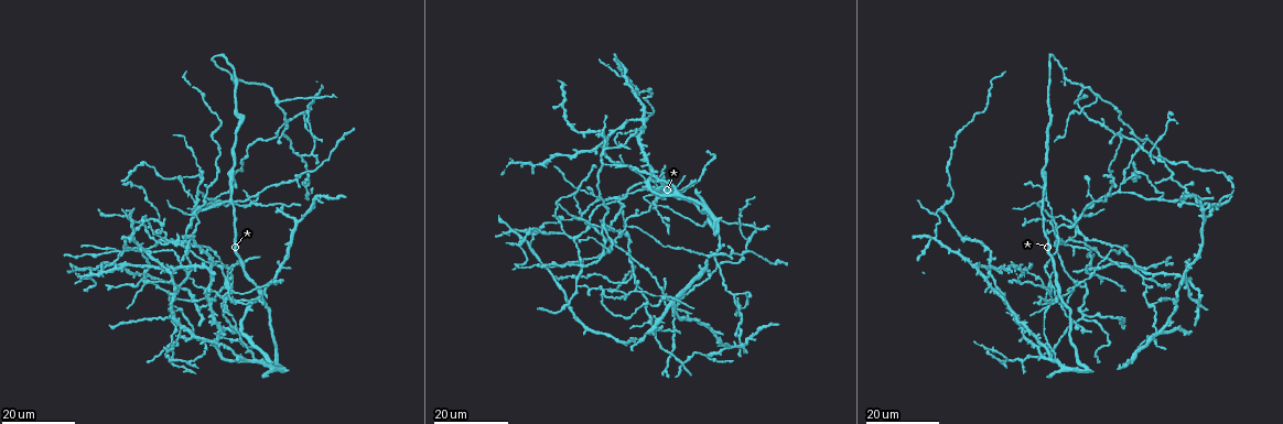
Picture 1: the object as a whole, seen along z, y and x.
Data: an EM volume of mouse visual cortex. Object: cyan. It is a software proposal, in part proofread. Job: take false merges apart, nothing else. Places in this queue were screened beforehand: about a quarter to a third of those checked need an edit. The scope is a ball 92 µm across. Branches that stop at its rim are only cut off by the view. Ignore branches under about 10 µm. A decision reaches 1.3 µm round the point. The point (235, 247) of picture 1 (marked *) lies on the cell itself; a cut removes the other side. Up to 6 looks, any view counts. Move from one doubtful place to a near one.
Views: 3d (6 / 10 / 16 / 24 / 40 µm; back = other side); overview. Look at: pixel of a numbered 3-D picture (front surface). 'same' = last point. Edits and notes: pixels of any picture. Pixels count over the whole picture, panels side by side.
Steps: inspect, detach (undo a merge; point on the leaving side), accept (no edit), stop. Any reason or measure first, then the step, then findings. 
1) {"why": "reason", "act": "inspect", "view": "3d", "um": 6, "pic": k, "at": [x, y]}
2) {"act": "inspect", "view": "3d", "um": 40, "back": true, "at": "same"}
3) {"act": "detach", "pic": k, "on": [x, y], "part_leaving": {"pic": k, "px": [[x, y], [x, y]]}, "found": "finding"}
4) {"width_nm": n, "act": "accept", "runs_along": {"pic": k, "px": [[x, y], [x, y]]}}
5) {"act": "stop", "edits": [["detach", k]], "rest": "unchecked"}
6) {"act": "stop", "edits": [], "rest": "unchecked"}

{"why": "calibre changes", "act": "inspect", "view": "3d", "um": 16, "pic": 1, "at": [951, 189]}

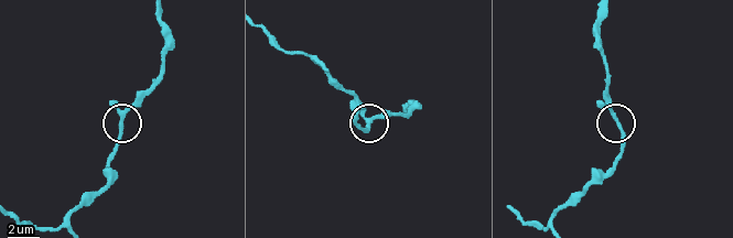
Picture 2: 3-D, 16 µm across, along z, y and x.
{"act": "inspect", "view": "3d", "um": 10, "pic": 2, "at": [368, 124]}

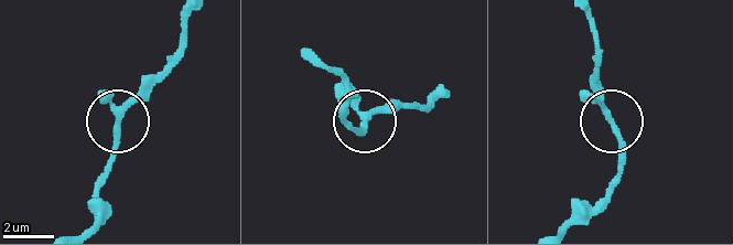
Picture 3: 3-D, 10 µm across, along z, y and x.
{"act": "accept", "runs_along": {"pic": 3, "px": [[570, 225], [601, 200], [621, 162], [621, 137], [595, 63]]}, "found": "all the same cell"}

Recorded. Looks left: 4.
{"why": "a fork", "act": "inspect", "view": "3d", "um": 16, "pic": 1, "at": [1086, 286]}

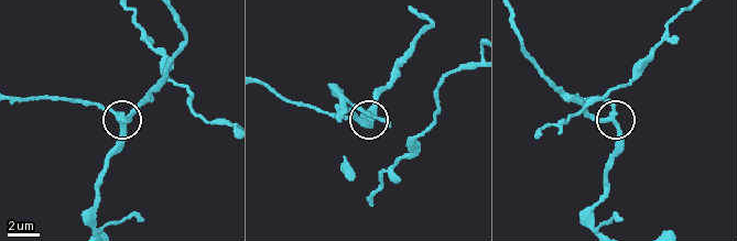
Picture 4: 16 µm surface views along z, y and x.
{"act": "inspect", "view": "3d", "um": 6, "pic": 4, "at": [121, 121]}

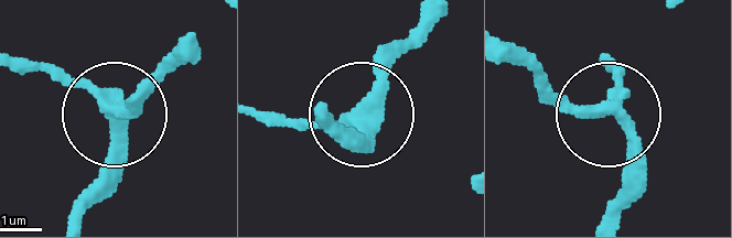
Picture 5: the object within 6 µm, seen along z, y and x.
{"arms": 3, "act": "accept", "runs_along": {"pic": 5, "px": [[505, 44], [569, 97], [607, 110], [621, 65]]}, "found": "all the same cell"}

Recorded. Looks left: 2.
{"why": "branch point", "act": "inspect", "view": "3d", "um": 24, "pic": 1, "at": [203, 180]}

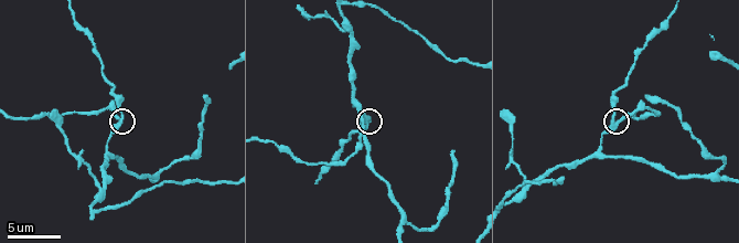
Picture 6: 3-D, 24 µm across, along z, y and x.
{"act": "inspect", "view": "3d", "um": 10, "pic": 6, "at": [368, 121]}

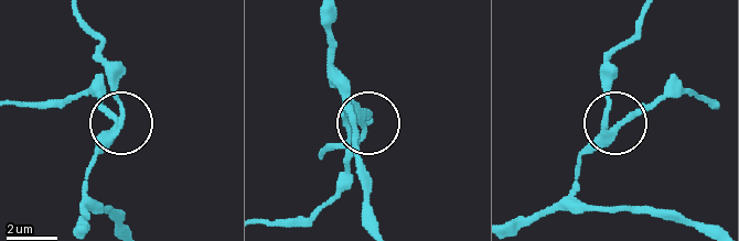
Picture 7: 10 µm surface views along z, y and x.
{"act": "accept", "runs_along": {"pic": 7, "px": [[526, 225], [565, 195], [579, 157], [609, 126], [604, 65]]}, "found": "continuous, no second cell"}

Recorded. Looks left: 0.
{"act": "stop", "edits": [], "rest": "unchecked"}

